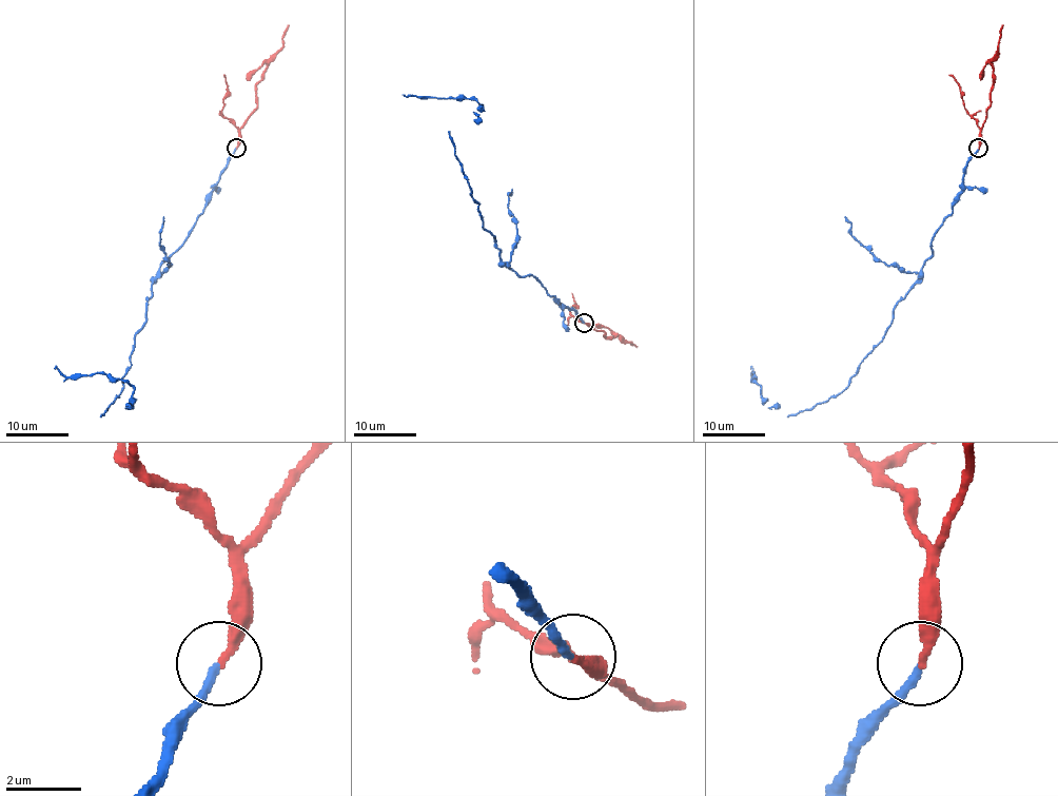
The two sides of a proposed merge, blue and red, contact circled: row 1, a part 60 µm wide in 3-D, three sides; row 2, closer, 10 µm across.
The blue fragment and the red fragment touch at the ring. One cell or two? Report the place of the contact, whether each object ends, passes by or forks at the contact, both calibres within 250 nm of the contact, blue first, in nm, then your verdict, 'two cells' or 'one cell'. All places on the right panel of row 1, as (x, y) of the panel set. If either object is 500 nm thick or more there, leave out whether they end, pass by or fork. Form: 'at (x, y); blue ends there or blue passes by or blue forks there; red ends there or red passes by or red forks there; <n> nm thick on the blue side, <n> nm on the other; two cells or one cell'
at (978, 148); blue ends there; red ends there; 200 nm thick on the blue side, 240 nm on the other; one cell

